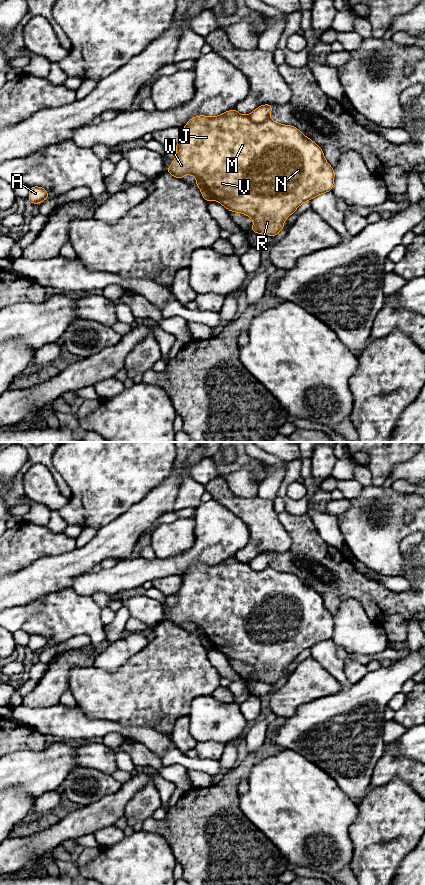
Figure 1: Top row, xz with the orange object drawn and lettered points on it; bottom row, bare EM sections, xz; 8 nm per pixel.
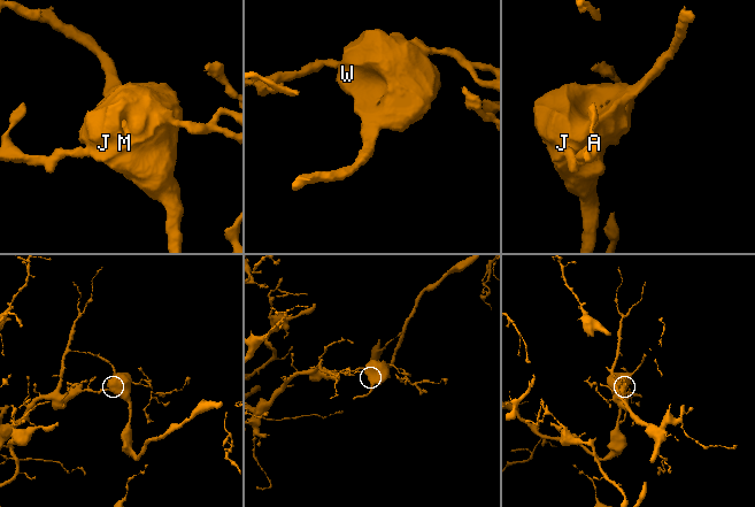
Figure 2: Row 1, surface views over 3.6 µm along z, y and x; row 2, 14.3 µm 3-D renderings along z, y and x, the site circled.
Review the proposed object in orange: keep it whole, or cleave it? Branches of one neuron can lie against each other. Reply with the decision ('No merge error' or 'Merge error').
Merge error

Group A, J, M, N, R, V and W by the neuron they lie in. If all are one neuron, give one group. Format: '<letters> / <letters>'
A / J M N R V W

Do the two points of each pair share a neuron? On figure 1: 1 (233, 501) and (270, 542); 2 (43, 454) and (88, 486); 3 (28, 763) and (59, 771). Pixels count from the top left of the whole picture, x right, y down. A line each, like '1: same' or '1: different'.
1: same
2: different
3: same

